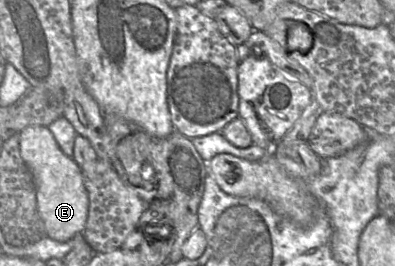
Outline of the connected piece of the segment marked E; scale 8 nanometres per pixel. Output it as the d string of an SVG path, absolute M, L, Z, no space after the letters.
M28 126L18 135L20 154L32 174L37 210L47 236L65 242L82 234L88 217L89 198L81 168L62 152L47 126Z

